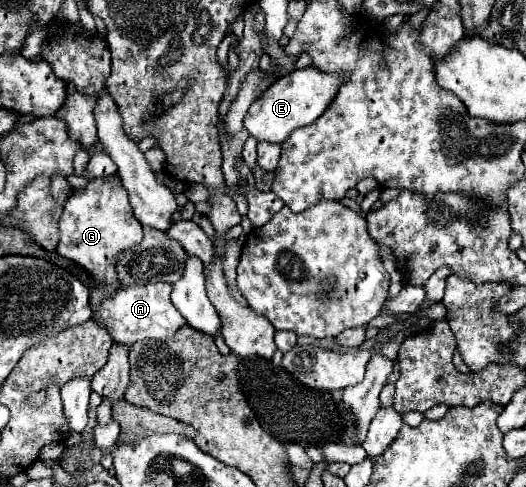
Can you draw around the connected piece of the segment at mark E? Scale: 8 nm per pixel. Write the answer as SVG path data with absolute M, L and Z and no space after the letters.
M304 67L296 69L290 75L284 75L278 79L278 83L272 83L260 99L256 99L246 117L244 117L244 127L252 137L258 141L268 141L268 143L282 143L290 137L290 133L298 127L306 127L314 123L328 107L332 97L336 95L342 79L336 75L324 75L322 71L314 71L314 67Z

